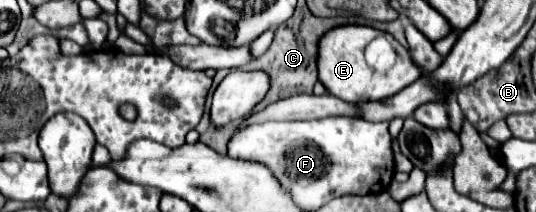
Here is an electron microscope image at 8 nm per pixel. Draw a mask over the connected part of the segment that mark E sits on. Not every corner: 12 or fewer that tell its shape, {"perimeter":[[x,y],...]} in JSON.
{"perimeter":[[336,27],[318,77],[348,103],[382,101],[420,79],[392,35]]}

